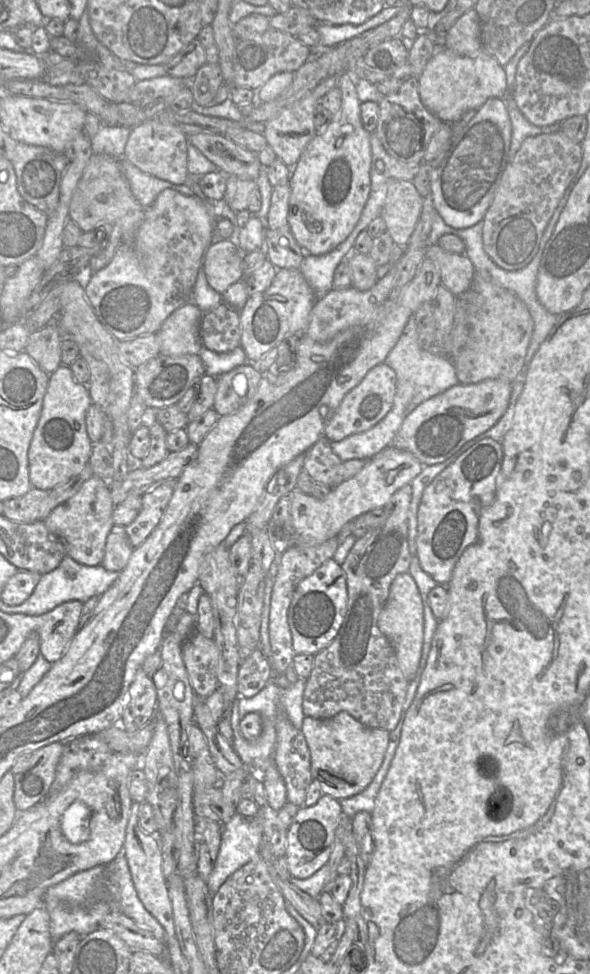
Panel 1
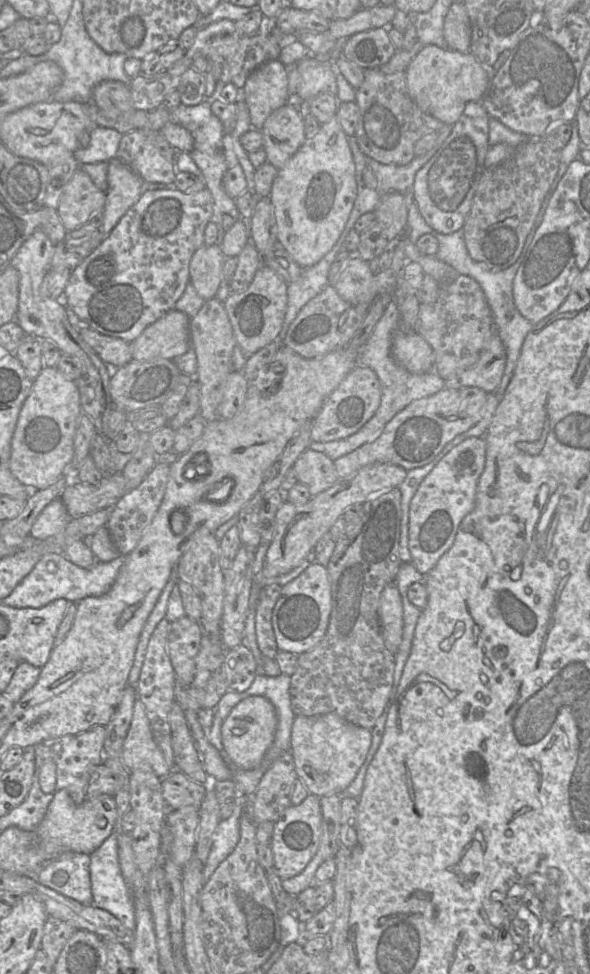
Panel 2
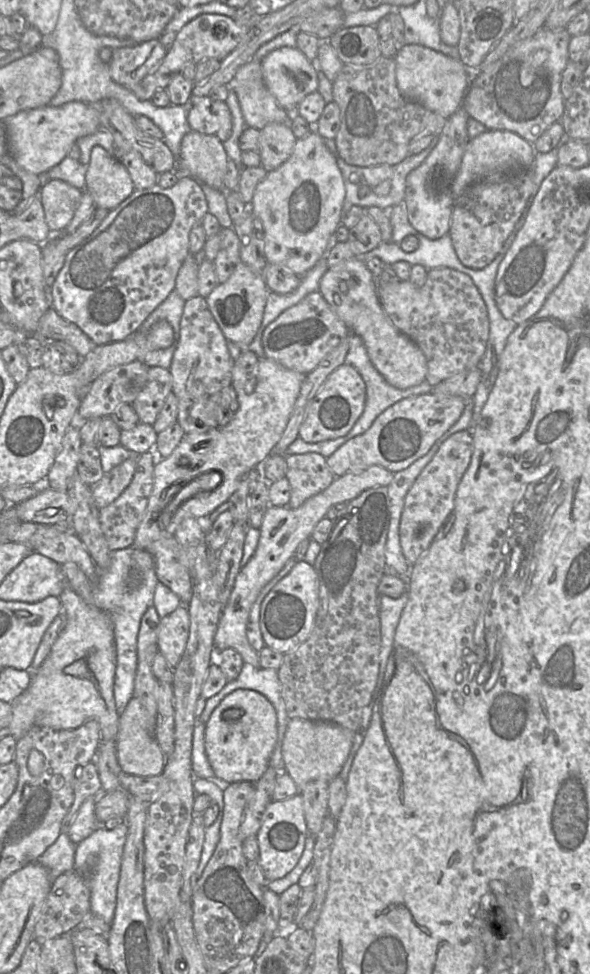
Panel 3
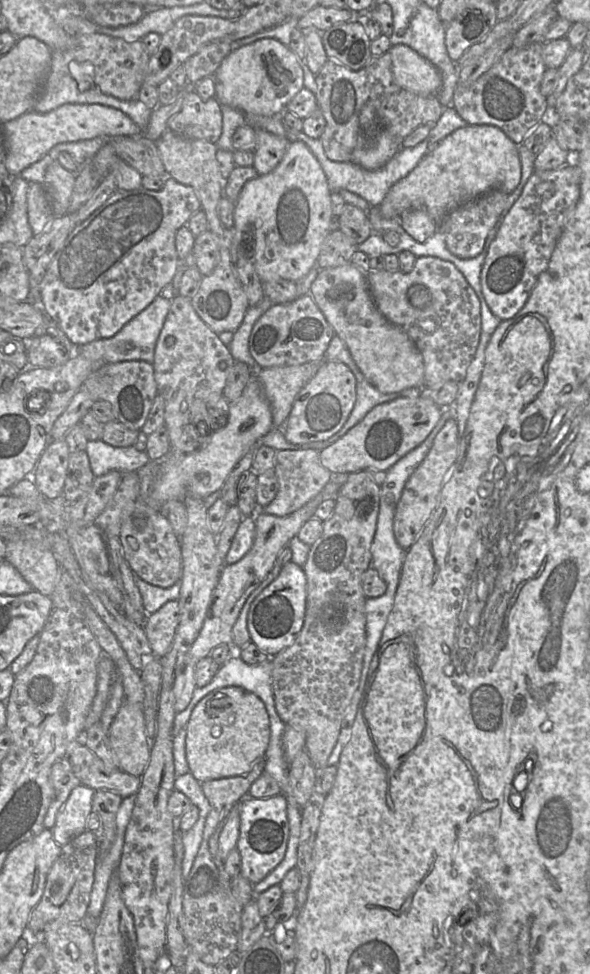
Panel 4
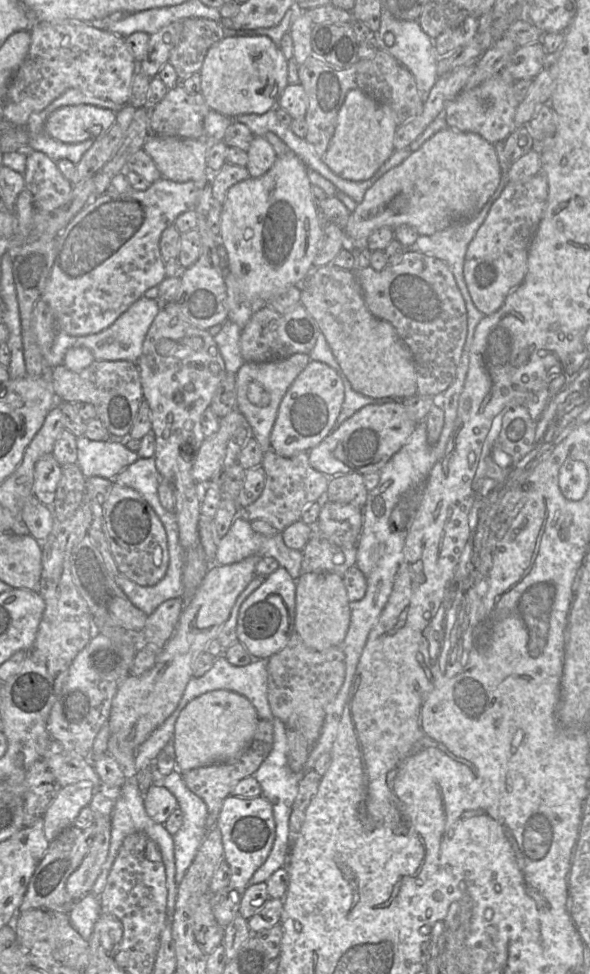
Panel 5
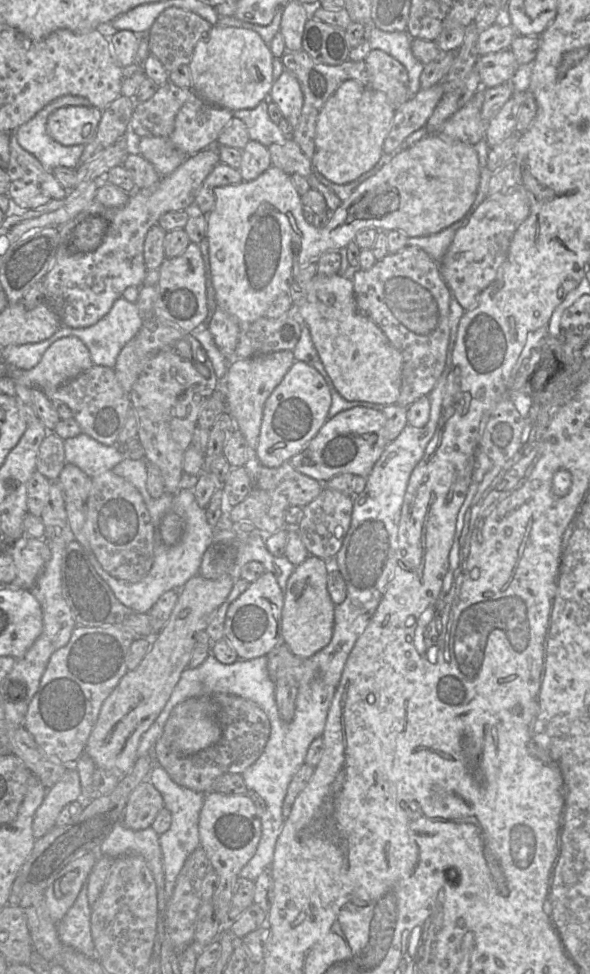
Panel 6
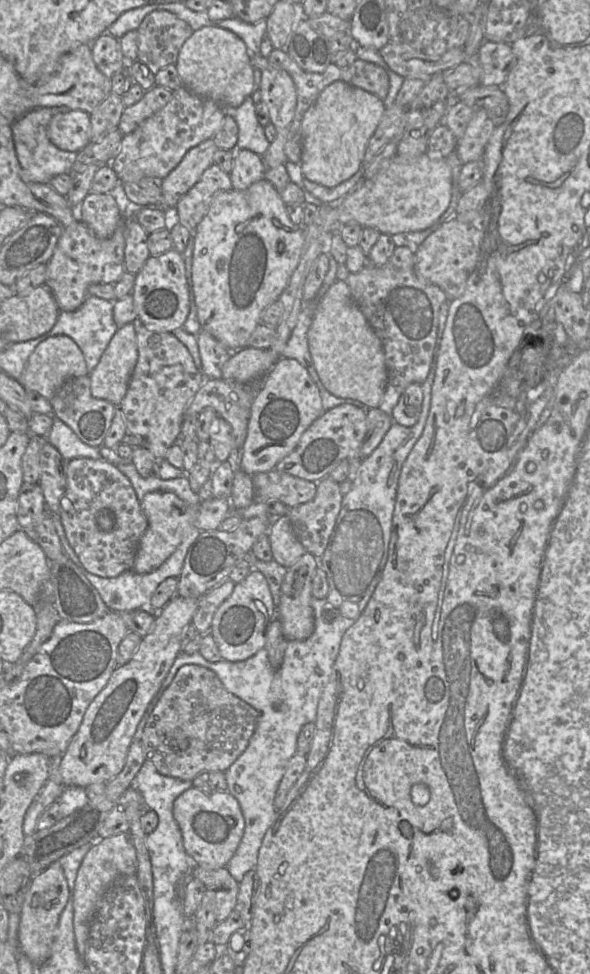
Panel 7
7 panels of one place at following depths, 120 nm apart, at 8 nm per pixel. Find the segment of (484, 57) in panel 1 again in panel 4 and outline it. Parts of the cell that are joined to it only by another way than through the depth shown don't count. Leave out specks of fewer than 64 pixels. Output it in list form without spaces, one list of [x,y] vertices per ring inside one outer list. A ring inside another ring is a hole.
[[[406,45],[392,46],[388,53],[392,59],[394,79],[402,89],[425,96],[437,96],[439,94],[442,86],[442,77],[432,63]]]

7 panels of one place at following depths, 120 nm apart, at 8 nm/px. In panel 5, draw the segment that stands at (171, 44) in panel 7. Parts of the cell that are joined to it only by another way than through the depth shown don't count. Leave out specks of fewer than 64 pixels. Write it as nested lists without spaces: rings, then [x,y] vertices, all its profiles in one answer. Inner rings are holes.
[[[186,18],[178,21],[183,21],[183,31],[180,41],[170,52],[168,63],[174,67],[179,80],[184,80],[194,73],[199,73],[209,48],[225,37],[224,21],[206,18]]]

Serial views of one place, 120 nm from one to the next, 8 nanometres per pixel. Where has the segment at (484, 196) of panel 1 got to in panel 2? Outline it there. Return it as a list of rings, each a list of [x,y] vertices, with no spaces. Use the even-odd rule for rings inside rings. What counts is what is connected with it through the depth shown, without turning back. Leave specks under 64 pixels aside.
[[[480,101],[469,102],[458,121],[452,125],[449,137],[415,175],[412,197],[426,223],[438,233],[452,234],[461,230],[470,212],[480,176],[485,170],[485,157],[491,146],[489,144],[490,118]]]

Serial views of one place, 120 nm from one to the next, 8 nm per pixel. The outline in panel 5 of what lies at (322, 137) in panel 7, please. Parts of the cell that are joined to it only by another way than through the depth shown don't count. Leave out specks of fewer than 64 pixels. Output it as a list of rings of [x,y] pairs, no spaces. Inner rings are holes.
[[[352,89],[339,110],[335,132],[322,160],[343,179],[367,180],[395,151],[393,142],[396,128],[394,113],[387,104],[374,100],[359,89]]]

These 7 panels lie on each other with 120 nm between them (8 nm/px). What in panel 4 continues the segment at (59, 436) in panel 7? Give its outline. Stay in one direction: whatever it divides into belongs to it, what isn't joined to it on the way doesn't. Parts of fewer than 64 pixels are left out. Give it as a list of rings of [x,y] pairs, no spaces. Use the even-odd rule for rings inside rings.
[[[101,440],[88,441],[84,451],[95,477],[114,470],[122,474],[136,472],[151,461],[145,451],[138,451],[134,447],[113,447]]]

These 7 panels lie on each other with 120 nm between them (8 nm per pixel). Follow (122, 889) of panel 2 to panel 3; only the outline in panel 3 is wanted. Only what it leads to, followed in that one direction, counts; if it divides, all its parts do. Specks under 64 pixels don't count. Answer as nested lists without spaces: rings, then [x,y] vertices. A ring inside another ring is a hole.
[[[125,823],[113,829],[97,826],[88,837],[76,844],[75,870],[86,879],[90,888],[90,911],[109,924],[115,914],[117,886],[127,831]]]

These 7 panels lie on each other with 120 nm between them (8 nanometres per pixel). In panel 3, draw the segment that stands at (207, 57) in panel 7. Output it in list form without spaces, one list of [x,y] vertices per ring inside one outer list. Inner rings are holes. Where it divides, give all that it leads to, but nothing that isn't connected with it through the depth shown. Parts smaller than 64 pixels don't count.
[[[297,48],[273,50],[261,60],[261,67],[266,87],[285,110],[318,90],[316,65]]]

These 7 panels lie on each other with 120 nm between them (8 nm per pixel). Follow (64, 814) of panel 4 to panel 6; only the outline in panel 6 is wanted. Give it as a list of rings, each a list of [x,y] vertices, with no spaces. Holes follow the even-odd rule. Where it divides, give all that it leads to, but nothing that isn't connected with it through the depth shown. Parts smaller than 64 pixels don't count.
[[[65,764],[67,770],[61,779],[51,788],[47,788],[45,797],[37,809],[32,823],[34,837],[40,838],[56,827],[56,819],[69,803],[77,801],[80,793],[80,778],[75,764]]]

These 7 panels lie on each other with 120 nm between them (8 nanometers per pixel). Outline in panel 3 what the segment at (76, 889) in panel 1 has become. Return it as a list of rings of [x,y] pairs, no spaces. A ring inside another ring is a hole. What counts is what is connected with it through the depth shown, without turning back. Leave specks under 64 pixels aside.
[[[62,832],[57,841],[41,856],[39,862],[49,871],[52,879],[75,869],[76,844],[71,841],[65,832]]]

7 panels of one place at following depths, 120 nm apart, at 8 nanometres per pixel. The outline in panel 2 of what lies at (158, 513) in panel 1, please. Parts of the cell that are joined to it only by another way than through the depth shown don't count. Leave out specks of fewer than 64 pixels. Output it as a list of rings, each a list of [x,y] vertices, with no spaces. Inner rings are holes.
[[[156,462],[142,482],[126,494],[111,508],[105,527],[120,555],[127,555],[138,544],[141,536],[157,512],[168,483],[169,465]]]

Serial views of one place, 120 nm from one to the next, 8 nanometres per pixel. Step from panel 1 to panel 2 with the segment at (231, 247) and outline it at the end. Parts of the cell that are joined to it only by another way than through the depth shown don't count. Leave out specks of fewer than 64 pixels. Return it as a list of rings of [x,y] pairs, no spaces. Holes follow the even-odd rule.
[[[218,244],[203,245],[193,254],[189,263],[189,283],[203,299],[215,298],[223,279],[225,260]]]

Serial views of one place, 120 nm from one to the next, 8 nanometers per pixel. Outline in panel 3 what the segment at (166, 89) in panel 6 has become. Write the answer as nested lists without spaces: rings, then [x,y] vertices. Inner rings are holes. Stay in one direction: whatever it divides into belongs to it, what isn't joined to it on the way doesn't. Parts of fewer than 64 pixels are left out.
[[[210,97],[192,100],[187,121],[191,131],[215,136],[222,142],[227,140],[232,132],[229,107],[225,102]]]

